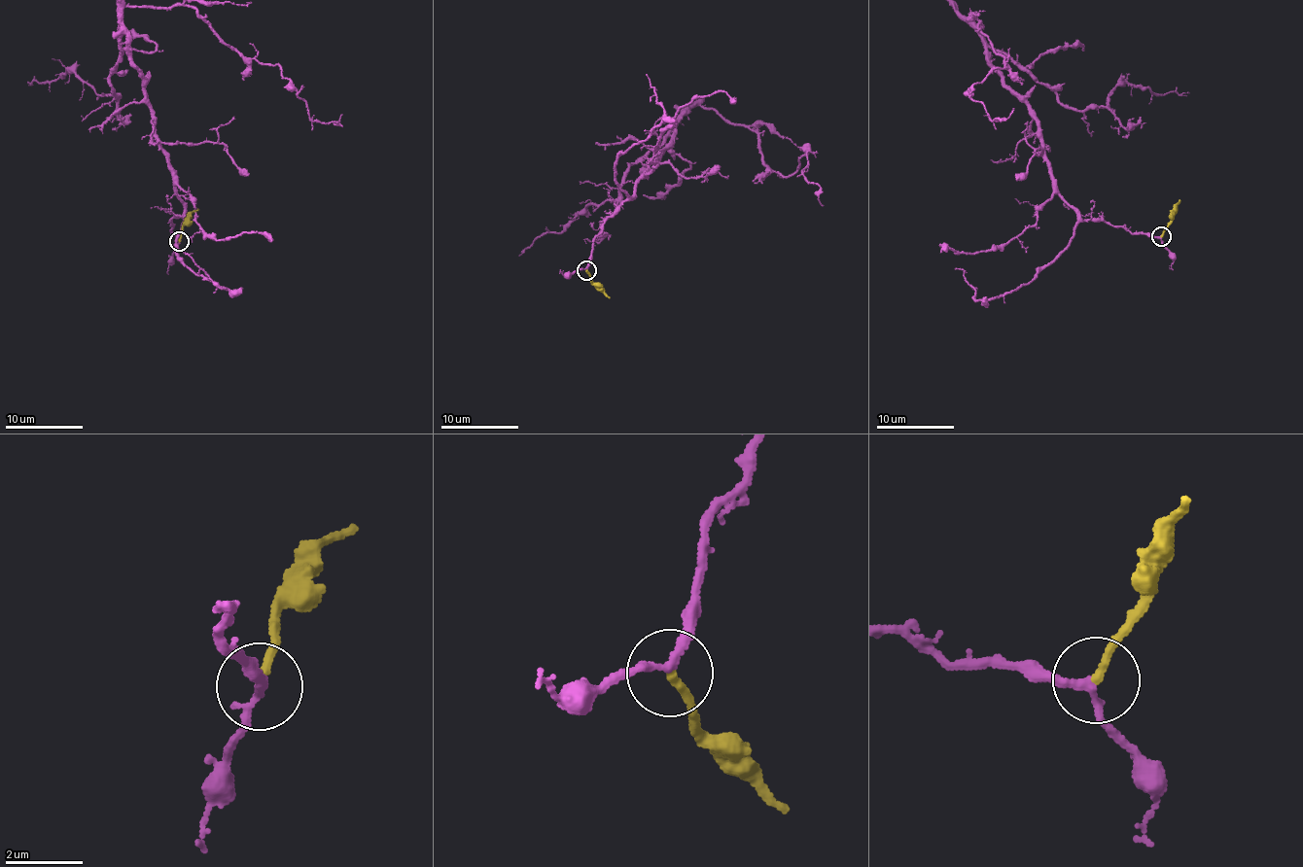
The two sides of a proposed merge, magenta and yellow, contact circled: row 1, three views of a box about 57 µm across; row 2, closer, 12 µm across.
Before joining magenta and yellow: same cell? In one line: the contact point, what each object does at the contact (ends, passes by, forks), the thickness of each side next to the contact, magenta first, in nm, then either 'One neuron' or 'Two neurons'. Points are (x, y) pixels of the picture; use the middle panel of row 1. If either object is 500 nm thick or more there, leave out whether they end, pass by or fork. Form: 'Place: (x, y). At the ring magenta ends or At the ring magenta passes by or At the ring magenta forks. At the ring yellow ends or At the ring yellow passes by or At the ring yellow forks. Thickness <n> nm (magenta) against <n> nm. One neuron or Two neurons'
Place: (586, 270). At the ring magenta passes by. At the ring yellow ends. Thickness 200 nm (magenta) against 220 nm. One neuron

